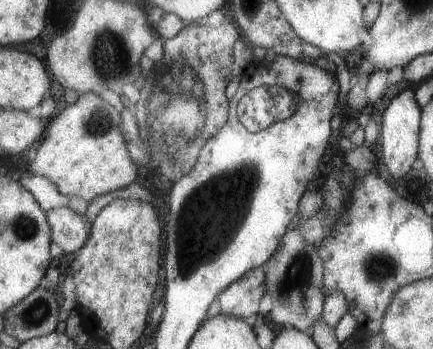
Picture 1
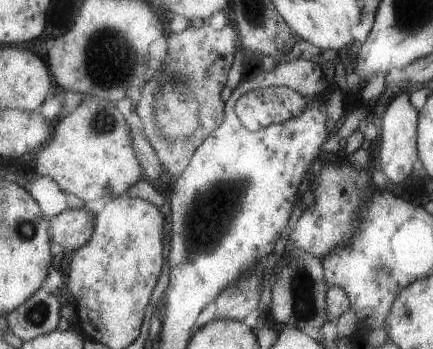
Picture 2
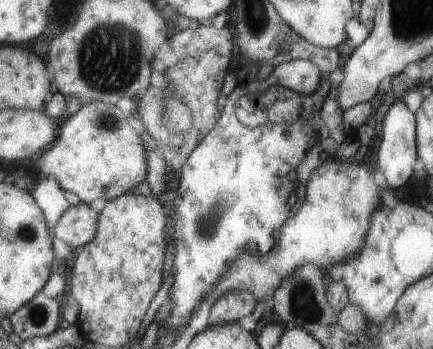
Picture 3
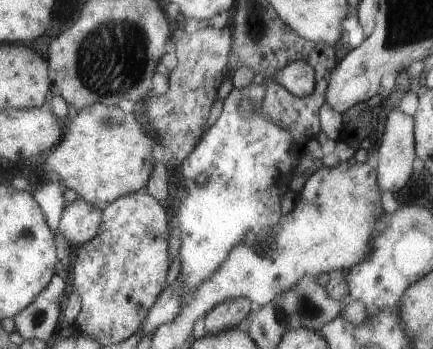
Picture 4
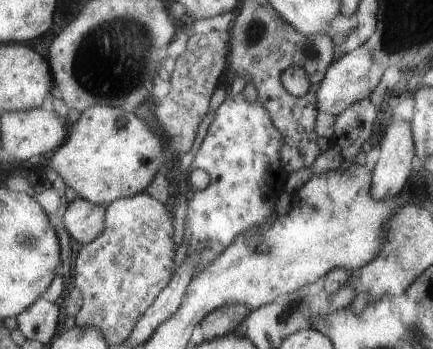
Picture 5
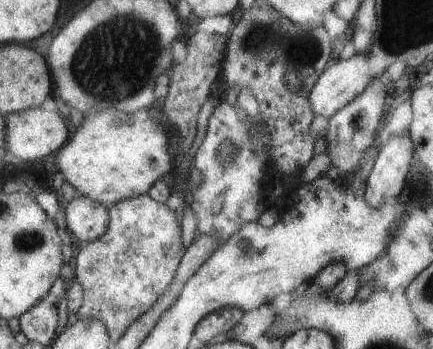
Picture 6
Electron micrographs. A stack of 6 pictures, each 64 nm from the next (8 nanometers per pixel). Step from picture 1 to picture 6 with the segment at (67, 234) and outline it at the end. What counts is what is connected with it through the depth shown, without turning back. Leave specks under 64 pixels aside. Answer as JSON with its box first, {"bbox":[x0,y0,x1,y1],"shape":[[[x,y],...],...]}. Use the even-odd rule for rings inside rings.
{"bbox":[65,196,111,242],"shape":[[[81,196],[65,208],[69,230],[79,238],[79,242],[95,242],[107,234],[111,226],[111,210],[107,204]]]}

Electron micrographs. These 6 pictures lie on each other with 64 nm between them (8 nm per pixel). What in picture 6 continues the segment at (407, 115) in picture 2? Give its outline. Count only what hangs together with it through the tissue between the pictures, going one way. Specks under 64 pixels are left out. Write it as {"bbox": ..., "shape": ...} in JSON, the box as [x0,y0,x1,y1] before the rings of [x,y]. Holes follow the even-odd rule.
{"bbox":[363,132,415,208],"shape":[[[409,132],[391,136],[379,150],[375,166],[365,180],[363,200],[377,208],[383,202],[391,202],[405,184],[405,174],[415,164],[415,150]]]}

